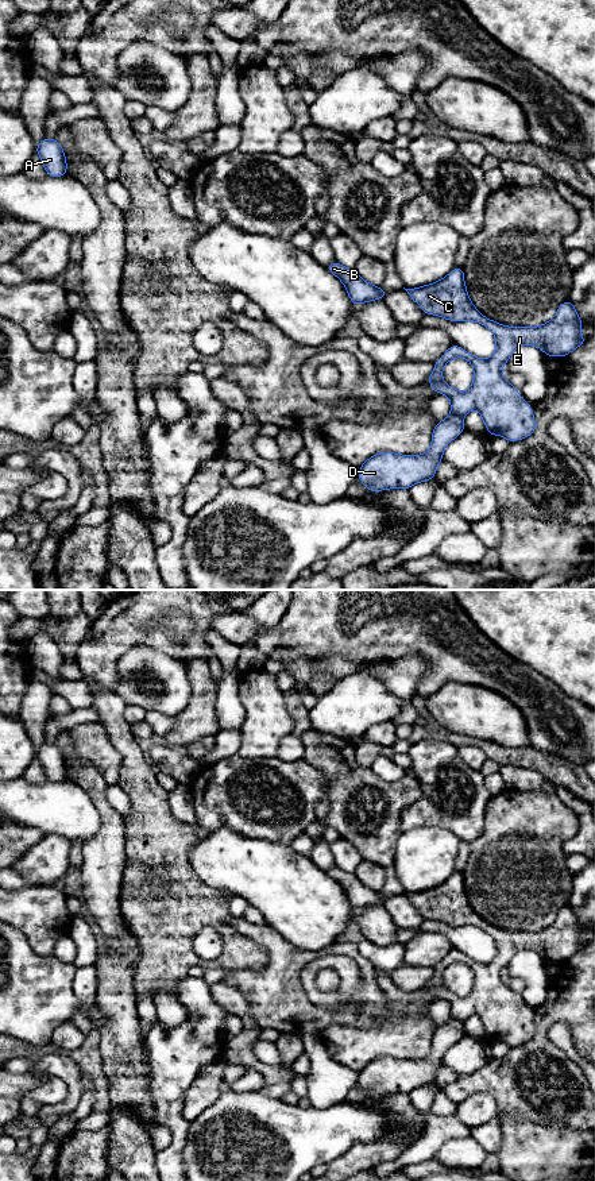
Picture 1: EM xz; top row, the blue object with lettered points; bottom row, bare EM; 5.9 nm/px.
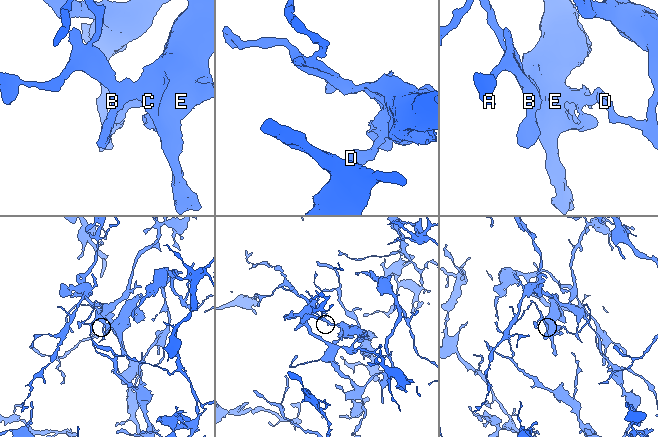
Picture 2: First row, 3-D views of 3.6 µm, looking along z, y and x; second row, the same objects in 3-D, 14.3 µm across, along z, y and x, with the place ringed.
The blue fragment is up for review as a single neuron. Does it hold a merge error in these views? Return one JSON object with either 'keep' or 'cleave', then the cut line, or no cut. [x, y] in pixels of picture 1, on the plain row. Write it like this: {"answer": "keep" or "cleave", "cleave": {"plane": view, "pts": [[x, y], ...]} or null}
{"answer": "cleave", "cleave": {"plane": "xz", "pts": [[451, 1018], [462, 1023]]}}

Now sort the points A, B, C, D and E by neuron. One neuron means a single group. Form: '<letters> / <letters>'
A B C E / D

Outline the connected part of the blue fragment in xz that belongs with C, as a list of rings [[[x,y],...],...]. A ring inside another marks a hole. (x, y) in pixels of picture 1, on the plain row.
[[[455,872],[432,889],[405,895],[425,919],[449,926],[476,926],[495,941],[497,954],[491,962],[476,962],[453,949],[434,966],[434,976],[428,987],[434,997],[449,1003],[451,1019],[463,1023],[470,1015],[476,1014],[490,1041],[498,1039],[510,1047],[529,1042],[537,1033],[533,1014],[518,1000],[518,993],[503,983],[502,972],[521,950],[534,950],[546,961],[564,962],[584,949],[587,945],[580,938],[583,926],[573,908],[569,904],[564,906],[556,921],[540,931],[517,933],[490,925],[474,911],[461,872]],[[453,962],[464,962],[474,972],[474,985],[467,996],[457,996],[443,985],[443,973]]]

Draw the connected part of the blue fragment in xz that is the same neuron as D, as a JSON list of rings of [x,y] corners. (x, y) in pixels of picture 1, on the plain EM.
[[[449,1019],[434,1030],[428,1057],[422,1060],[376,1058],[359,1072],[358,1084],[371,1097],[387,1093],[409,1095],[418,1087],[433,1084],[445,1051],[463,1035],[465,1035],[463,1023]]]

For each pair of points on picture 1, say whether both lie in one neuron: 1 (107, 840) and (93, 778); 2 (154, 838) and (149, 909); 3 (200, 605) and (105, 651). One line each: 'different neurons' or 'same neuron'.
1: same neuron
2: same neuron
3: same neuron

